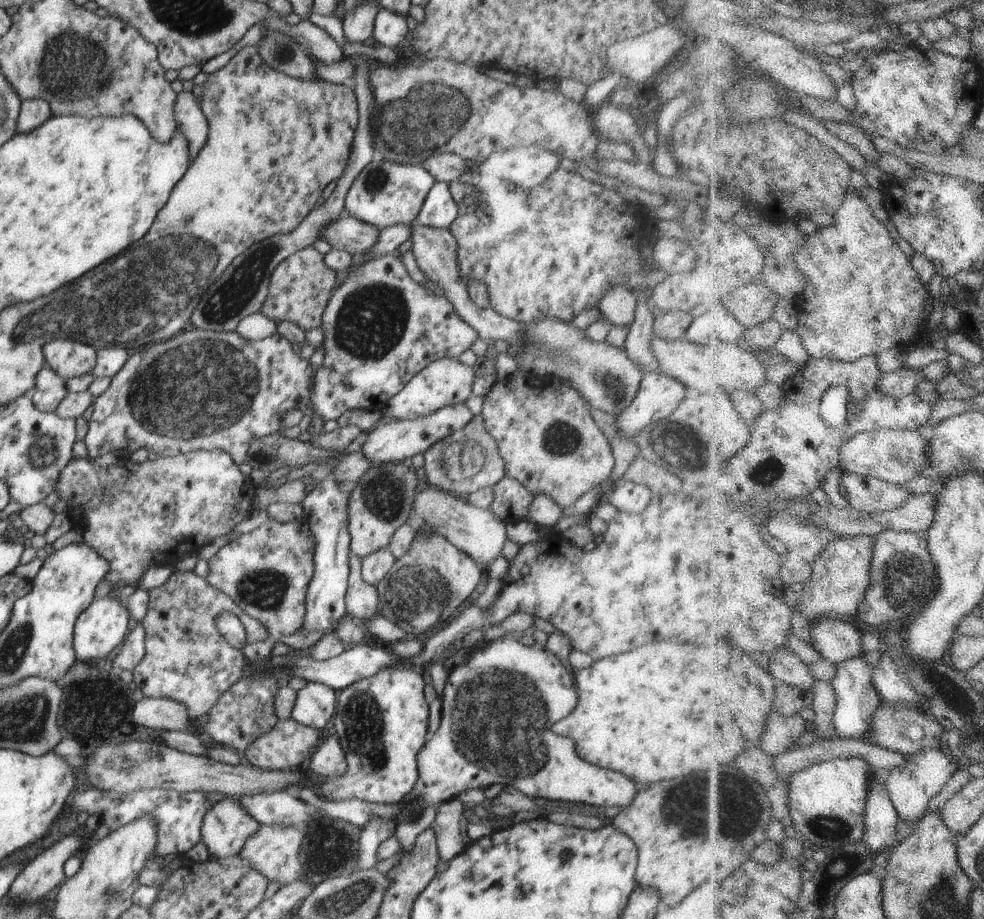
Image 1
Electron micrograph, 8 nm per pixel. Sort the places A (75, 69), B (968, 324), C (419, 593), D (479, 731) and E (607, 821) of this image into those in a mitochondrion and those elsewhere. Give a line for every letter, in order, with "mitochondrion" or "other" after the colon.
A: mitochondrion
B: other
C: mitochondrion
D: mitochondrion
E: other

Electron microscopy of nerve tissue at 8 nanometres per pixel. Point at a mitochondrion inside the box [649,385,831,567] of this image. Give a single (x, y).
(766, 472)

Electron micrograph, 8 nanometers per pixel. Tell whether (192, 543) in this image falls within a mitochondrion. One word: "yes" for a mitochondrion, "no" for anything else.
no

